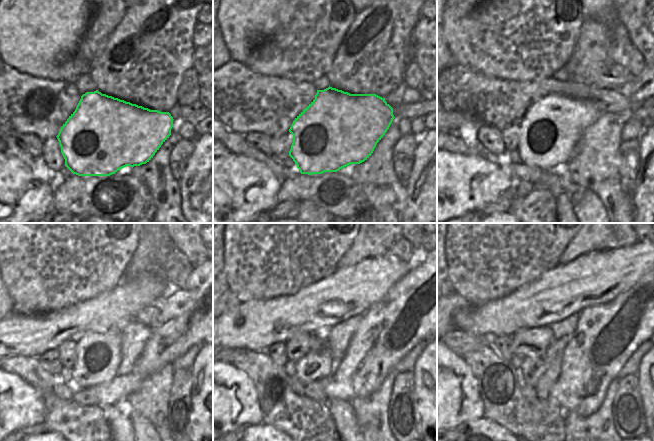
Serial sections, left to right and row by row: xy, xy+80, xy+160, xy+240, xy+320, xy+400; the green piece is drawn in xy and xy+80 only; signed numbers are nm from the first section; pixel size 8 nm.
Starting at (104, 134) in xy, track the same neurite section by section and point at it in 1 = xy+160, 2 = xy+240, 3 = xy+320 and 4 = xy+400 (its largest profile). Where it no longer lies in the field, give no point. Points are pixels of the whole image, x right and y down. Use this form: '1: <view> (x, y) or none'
1: xy+160 (550, 130)
2: xy+240 (98, 353)
3: xy+320 (318, 363)
4: xy+400 (533, 367)

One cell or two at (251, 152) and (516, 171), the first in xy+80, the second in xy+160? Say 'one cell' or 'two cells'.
one cell

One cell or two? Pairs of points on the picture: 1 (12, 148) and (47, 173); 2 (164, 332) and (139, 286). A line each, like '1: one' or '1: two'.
1: one
2: two

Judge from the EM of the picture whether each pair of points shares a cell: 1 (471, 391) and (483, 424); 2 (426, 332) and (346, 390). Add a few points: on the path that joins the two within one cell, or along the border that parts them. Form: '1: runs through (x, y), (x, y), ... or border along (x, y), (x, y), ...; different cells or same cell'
1: border along (484, 415), (477, 419), (464, 421), (459, 426); different cells
2: runs through (406, 346), (398, 351), (385, 351), (366, 370); same cell

